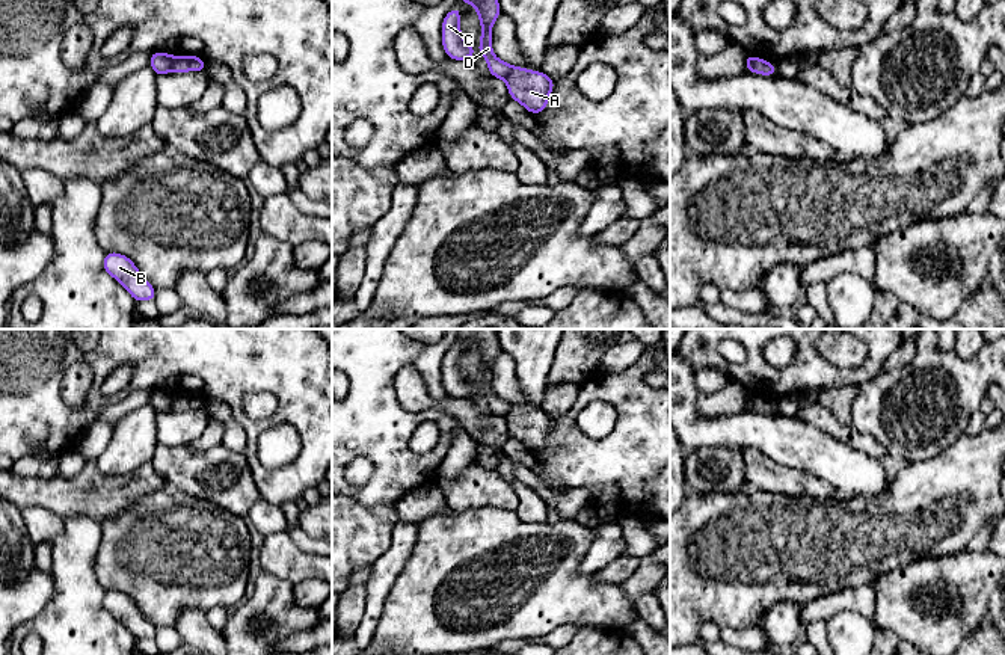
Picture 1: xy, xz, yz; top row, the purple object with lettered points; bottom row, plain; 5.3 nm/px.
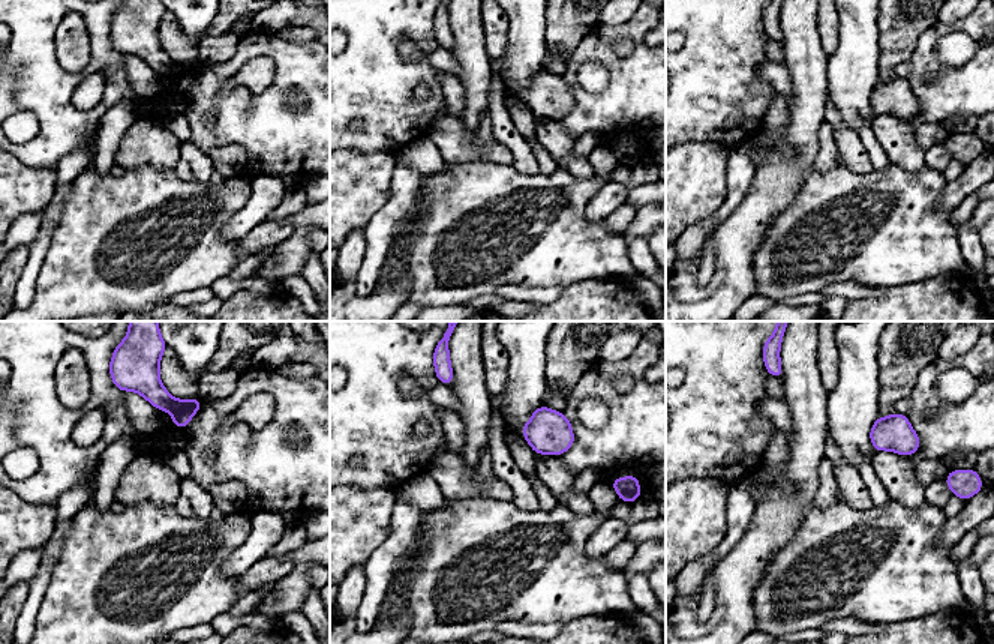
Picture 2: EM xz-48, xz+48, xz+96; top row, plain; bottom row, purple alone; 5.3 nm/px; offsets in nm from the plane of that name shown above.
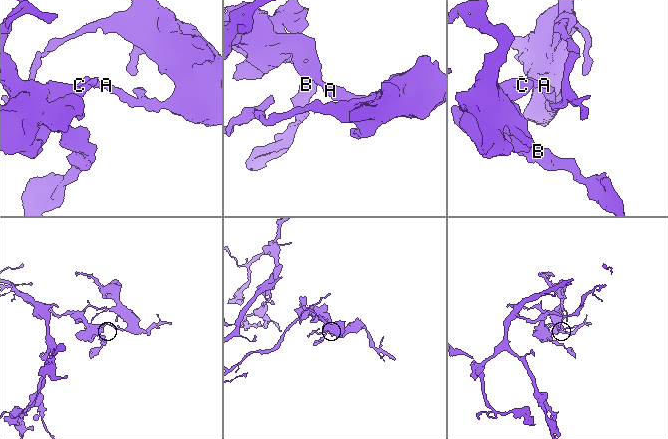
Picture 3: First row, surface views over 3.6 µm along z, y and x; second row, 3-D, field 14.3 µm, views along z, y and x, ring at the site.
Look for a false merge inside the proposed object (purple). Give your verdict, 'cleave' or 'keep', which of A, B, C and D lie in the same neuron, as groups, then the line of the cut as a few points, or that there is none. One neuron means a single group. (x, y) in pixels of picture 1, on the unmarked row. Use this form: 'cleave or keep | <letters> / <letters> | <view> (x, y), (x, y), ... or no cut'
cleave | A / B C D | xy (174, 396), (171, 408)

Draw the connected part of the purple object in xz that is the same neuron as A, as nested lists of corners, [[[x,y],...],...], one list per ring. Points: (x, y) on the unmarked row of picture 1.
[[[513,404],[506,415],[512,438],[519,439],[528,450],[537,453],[548,444],[548,435],[555,421],[542,409],[527,409],[522,404]]]

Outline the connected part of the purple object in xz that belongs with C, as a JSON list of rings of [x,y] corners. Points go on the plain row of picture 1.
[[[451,347],[442,359],[442,383],[448,395],[454,398],[466,398],[474,394],[474,386],[466,382],[459,367],[459,355],[462,347]]]

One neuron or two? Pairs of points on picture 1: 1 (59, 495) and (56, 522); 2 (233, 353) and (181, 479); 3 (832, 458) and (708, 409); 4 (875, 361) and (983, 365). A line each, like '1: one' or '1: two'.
1: two
2: two
3: two
4: two

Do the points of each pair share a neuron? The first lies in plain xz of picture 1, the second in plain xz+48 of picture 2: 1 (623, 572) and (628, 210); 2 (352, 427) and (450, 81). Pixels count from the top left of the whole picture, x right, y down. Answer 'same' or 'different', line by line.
1: same
2: different

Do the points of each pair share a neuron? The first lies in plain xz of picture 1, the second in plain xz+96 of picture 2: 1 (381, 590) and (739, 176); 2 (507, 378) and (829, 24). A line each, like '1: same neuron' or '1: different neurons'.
1: same neuron
2: same neuron

